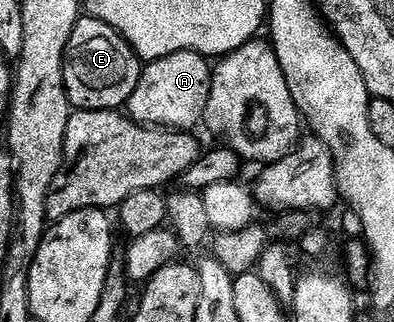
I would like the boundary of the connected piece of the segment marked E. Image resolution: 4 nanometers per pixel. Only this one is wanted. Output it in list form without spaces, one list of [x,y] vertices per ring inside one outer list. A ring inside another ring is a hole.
[[[82,17],[78,19],[75,29],[71,33],[71,41],[67,41],[67,49],[65,50],[65,88],[67,89],[67,97],[69,98],[70,104],[76,110],[79,111],[116,111],[124,108],[128,104],[131,93],[135,93],[135,89],[139,85],[139,77],[143,70],[143,61],[133,51],[133,46],[129,44],[127,40],[123,38],[114,27],[107,25],[103,21],[98,19],[91,19],[88,17]]]

